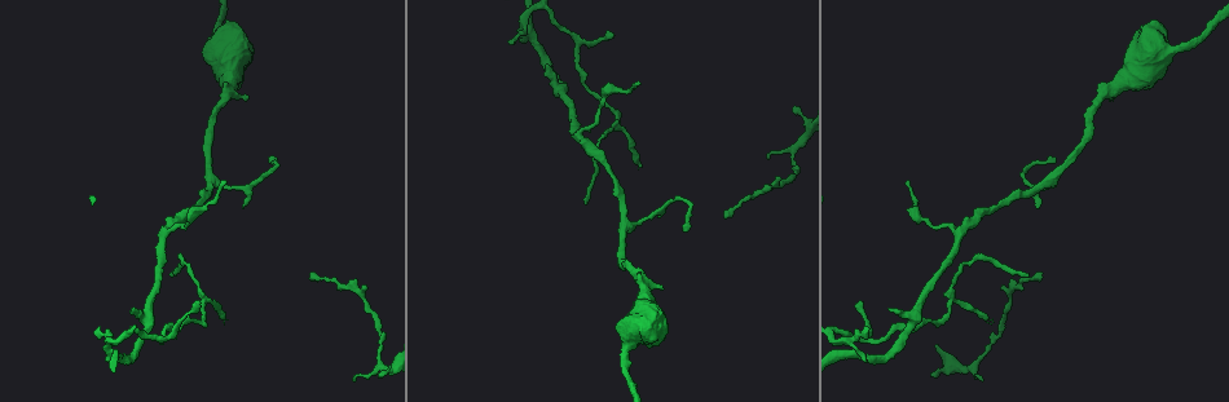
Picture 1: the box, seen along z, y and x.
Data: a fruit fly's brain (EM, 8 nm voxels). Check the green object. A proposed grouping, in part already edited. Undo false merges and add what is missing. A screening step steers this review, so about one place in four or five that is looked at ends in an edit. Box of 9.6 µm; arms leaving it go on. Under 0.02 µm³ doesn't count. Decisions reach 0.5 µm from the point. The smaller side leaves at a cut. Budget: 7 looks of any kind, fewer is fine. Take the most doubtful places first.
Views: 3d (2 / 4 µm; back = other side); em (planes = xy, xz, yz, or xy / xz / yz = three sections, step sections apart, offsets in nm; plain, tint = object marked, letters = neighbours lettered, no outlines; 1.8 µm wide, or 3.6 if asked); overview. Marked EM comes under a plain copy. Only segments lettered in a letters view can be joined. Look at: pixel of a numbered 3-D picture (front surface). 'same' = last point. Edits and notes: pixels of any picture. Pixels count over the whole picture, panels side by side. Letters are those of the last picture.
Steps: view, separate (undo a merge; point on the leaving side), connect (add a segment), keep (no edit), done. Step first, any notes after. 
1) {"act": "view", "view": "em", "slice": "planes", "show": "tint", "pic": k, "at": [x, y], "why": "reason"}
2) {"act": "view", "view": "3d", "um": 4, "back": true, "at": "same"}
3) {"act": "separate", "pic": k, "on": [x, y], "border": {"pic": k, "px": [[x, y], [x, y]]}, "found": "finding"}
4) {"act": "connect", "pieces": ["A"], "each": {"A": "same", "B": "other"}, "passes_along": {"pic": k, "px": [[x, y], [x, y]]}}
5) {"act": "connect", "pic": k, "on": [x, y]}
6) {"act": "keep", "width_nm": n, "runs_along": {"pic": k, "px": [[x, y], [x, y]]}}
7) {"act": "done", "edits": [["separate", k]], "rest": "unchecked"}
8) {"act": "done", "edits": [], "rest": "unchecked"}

{"act": "view", "view": "3d", "um": 4, "pic": 1, "at": [135, 308], "why": "an open end"}

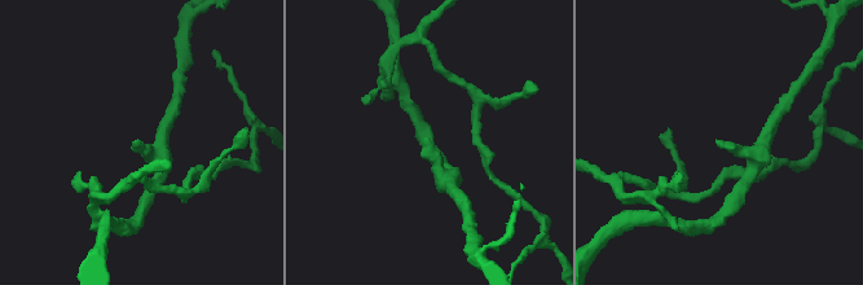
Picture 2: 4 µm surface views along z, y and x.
{"act": "view", "view": "em", "slice": "planes", "show": "letters", "pic": 2, "at": [425, 141], "why": "need the tissue"}

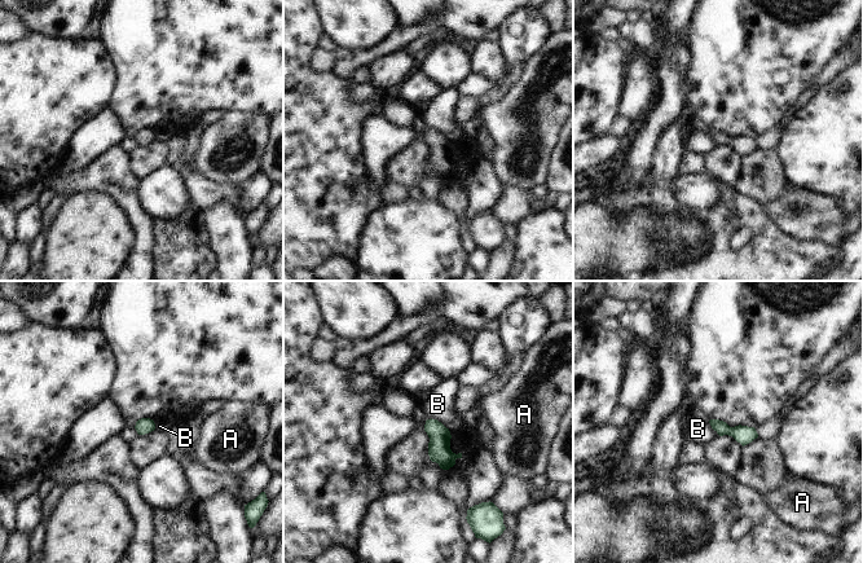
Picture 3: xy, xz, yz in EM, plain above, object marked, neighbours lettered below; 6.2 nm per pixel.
{"act": "keep", "each": {"A": "other", "B": "other"}, "border": {"pic": 3, "px": [[425, 421], [437, 419], [449, 431]]}, "found": "none of them fits"}

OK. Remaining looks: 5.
{"act": "view", "view": "em", "slice": "planes", "show": "tint", "pic": 1, "at": [224, 320], "why": "thin end"}

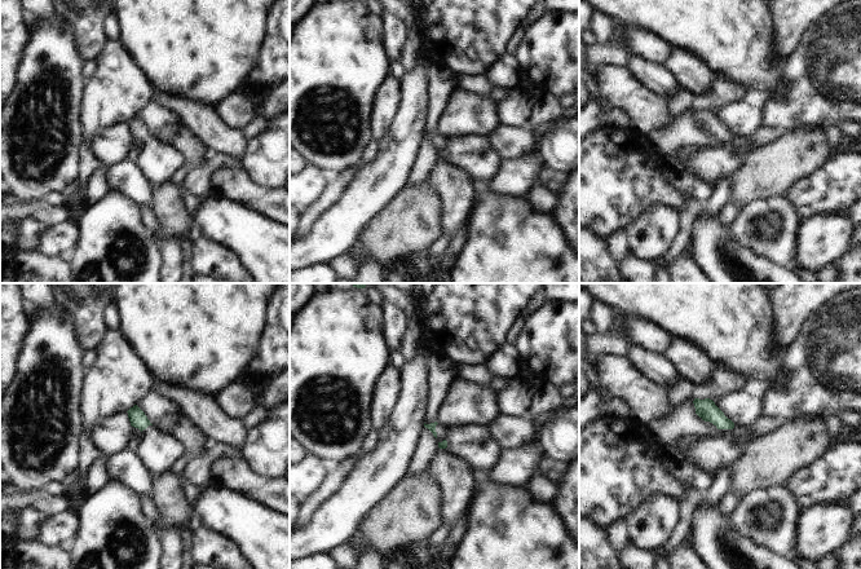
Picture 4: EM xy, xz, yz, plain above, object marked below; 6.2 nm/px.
{"act": "view", "view": "em", "slice": "planes", "show": "letters", "at": "same", "why": "what lies round it"}

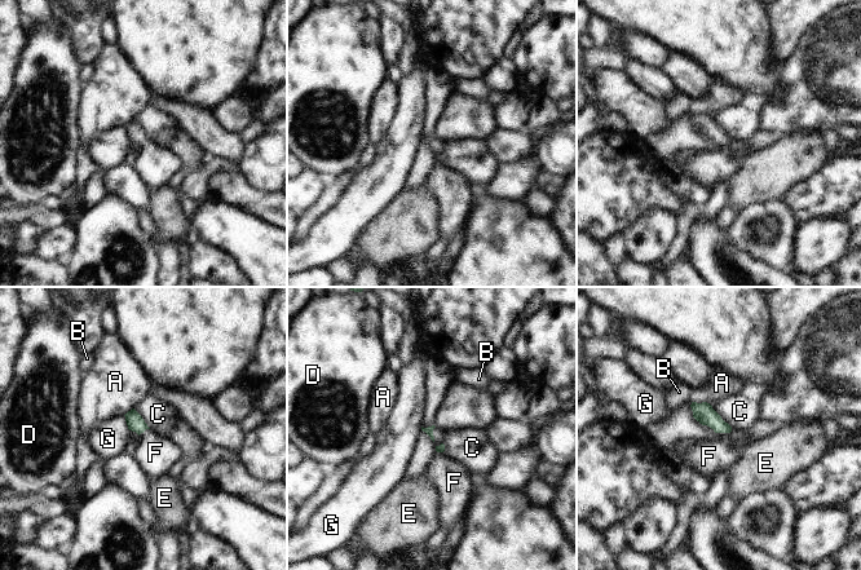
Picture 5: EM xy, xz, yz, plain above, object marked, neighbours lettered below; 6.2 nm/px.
{"act": "connect", "pieces": ["F"], "each": {"A": "other", "B": "other", "C": "other", "D": "other", "E": "other", "F": "same", "G": "other"}, "found": "it goes on there"}

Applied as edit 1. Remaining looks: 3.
{"act": "view", "view": "em", "um": 3.6, "slice": "xz", "step": 8, "show": "tint", "pic": 1, "at": [1133, 75], "why": "calibre changes"}

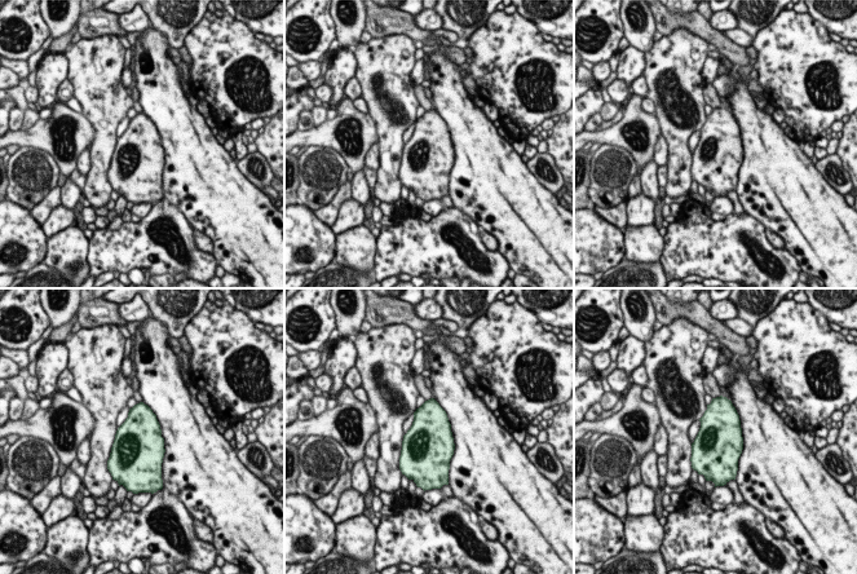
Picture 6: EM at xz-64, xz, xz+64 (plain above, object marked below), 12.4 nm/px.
{"act": "view", "view": "em", "um": 3.6, "slice": "planes", "show": "letters", "at": "same"}

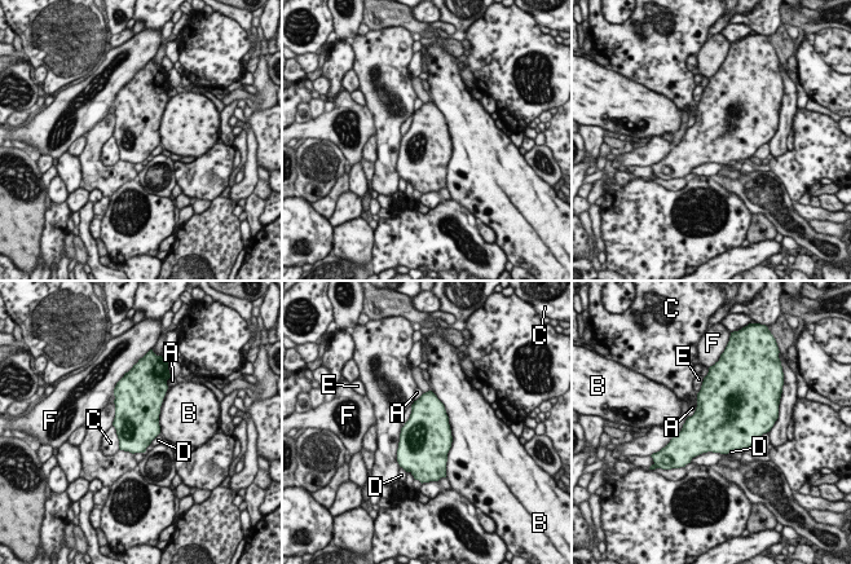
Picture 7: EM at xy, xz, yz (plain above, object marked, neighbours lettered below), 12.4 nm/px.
{"act": "keep", "each": {"A": "other", "B": "other", "C": "other", "D": "other", "E": "other", "F": "other"}, "border": {"pic": 7, "px": [[113, 424], [120, 449]]}, "found": "all the same neuron"}

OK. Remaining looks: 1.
{"act": "done", "edits": [["connect", 5]], "rest": "unchecked"}

